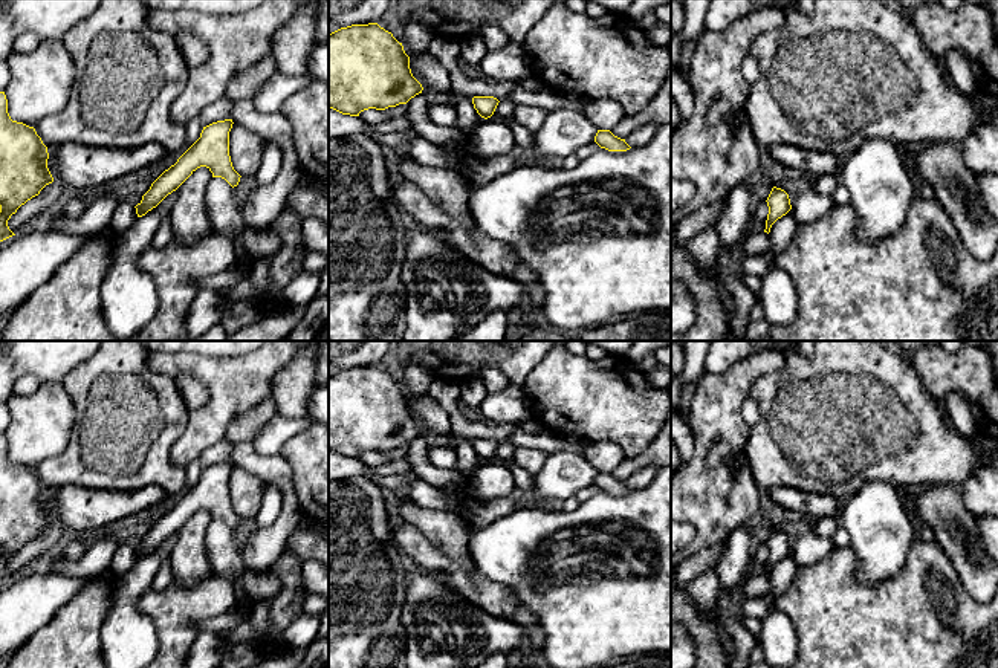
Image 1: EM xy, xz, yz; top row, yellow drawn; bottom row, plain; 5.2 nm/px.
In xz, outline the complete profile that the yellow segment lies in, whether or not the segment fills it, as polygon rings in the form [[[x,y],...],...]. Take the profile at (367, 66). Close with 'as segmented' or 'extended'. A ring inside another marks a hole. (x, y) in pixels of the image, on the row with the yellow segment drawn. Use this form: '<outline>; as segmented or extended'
[[[377,23],[352,24],[329,35],[329,107],[350,116],[407,104],[422,93],[410,57]]]; as segmented

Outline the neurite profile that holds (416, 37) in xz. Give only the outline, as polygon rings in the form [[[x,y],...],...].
[[[408,23],[408,24],[403,24],[402,46],[408,47],[416,54],[422,54],[428,50],[428,46],[434,37],[436,34],[431,29],[416,23]]]

